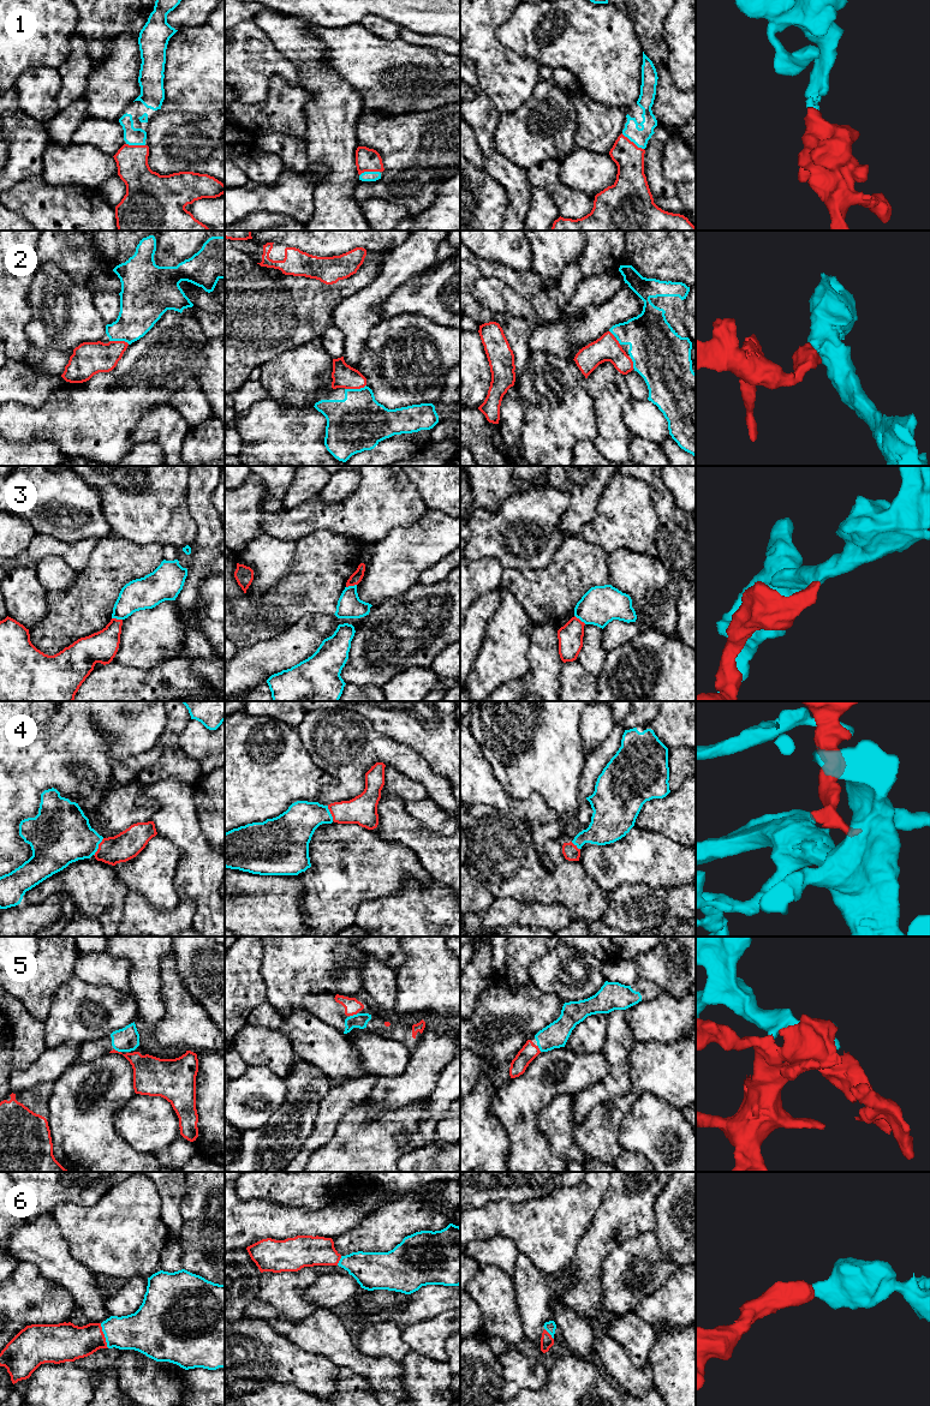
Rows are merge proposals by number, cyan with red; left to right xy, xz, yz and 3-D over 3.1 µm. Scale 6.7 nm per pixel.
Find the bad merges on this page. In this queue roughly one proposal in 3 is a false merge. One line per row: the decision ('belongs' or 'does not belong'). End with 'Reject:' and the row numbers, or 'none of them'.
1: belongs
2: belongs
3: does not belong
4: belongs
5: belongs
6: belongs
Reject: 3

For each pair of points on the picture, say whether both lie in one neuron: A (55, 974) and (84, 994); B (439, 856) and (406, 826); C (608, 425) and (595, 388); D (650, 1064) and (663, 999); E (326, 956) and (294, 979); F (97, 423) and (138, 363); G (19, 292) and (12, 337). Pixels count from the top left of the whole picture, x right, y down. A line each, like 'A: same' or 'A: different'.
A: different
B: same
C: same
D: different
E: same
F: same
G: same

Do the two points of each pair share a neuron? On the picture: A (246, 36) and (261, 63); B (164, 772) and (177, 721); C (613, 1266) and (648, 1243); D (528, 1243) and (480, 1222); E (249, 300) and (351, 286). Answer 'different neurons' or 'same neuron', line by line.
A: same neuron
B: same neuron
C: same neuron
D: same neuron
E: same neuron

